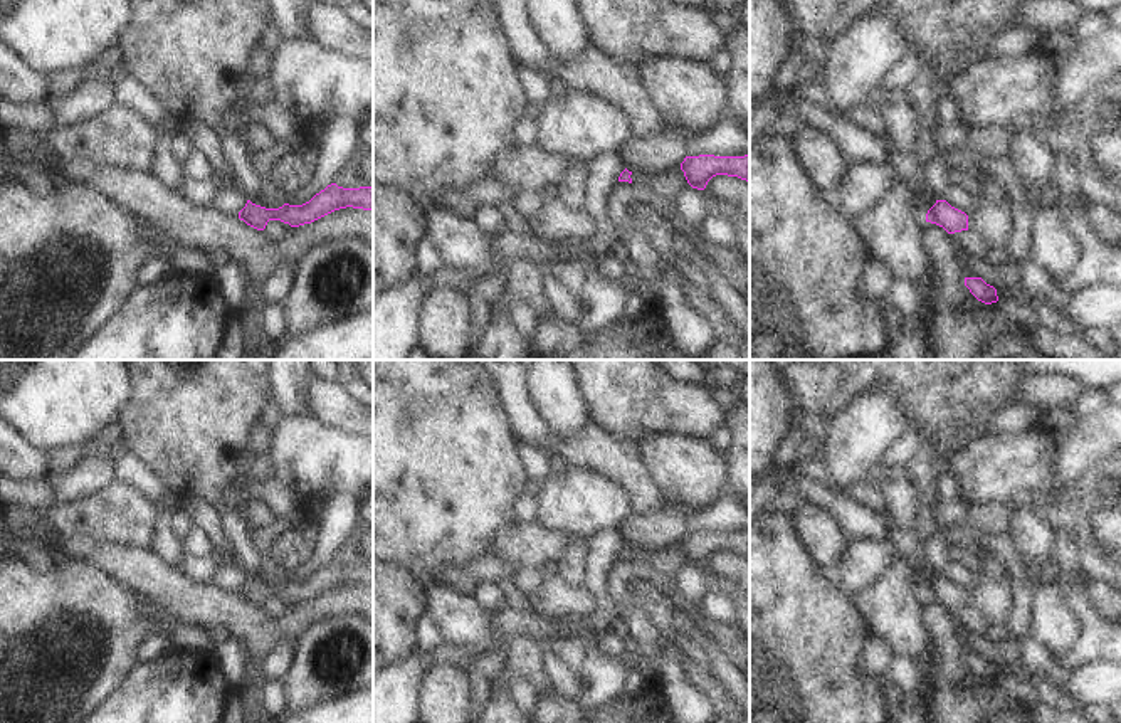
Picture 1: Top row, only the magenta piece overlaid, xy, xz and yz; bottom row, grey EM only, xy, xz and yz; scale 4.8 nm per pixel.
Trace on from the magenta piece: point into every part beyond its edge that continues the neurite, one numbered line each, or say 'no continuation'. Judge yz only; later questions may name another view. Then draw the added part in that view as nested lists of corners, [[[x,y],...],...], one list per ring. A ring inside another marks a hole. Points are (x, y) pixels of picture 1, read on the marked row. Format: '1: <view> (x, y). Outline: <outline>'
no continuation

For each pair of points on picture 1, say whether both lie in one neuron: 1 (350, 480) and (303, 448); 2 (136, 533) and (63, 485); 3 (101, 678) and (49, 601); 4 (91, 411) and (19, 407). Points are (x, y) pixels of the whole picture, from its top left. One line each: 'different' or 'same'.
1: same
2: different
3: same
4: same

